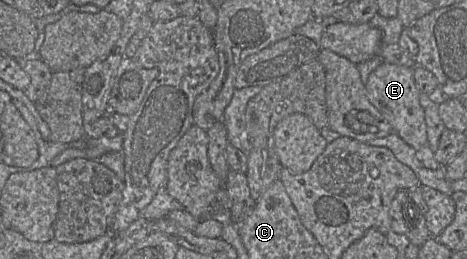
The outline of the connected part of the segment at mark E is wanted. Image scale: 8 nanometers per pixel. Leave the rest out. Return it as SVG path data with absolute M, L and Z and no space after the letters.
M383 62L370 74L364 86L368 100L390 123L392 132L415 150L416 157L426 168L439 169L441 165L428 144L424 109L419 100L421 92L415 84L413 69Z

